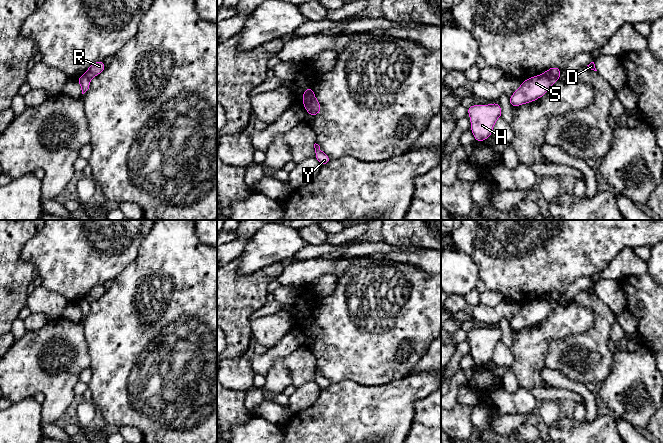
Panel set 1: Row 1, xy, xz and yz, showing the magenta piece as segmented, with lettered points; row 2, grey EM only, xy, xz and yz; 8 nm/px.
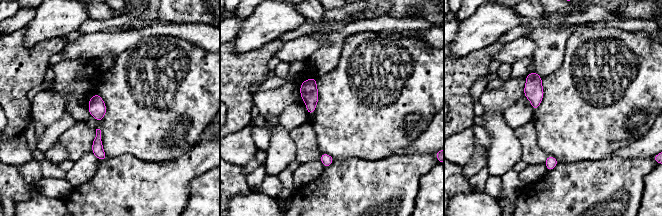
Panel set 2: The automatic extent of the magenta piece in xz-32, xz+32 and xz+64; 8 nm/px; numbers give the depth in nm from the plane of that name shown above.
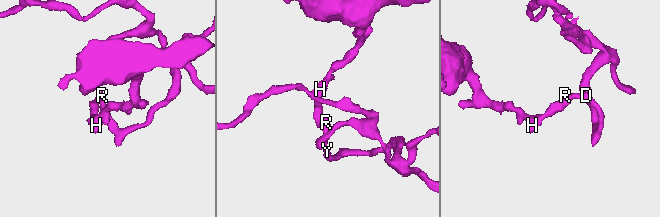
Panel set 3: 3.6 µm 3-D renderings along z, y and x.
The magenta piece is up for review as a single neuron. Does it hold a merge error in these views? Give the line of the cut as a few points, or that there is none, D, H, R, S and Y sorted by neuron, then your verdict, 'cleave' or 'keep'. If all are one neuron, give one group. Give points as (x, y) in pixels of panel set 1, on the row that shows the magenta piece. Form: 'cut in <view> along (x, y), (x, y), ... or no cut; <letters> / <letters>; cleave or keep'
cut in xz along (315, 97), (311, 103), (310, 115); D R Y / H S; cleave

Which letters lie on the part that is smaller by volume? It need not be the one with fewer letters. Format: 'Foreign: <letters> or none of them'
Foreign: H, S

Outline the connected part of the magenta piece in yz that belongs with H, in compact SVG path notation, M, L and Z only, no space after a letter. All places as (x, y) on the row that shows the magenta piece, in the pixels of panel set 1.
M498 102L468 106L467 111L471 121L470 130L476 142L491 137L495 122L502 117L502 108Z

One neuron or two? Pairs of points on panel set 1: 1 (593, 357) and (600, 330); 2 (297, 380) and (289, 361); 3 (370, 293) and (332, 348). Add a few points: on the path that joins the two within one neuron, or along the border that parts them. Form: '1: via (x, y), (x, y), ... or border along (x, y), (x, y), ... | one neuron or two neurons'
1: via (593, 350), (593, 344), (597, 337) | one neuron
2: via (297, 375), (297, 369), (294, 366) | one neuron
3: via (369, 307), (362, 318), (346, 334) | one neuron

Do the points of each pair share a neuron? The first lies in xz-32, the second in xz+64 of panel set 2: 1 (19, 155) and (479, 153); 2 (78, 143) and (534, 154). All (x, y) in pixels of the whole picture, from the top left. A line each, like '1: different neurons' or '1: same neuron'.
1: different neurons
2: same neuron

